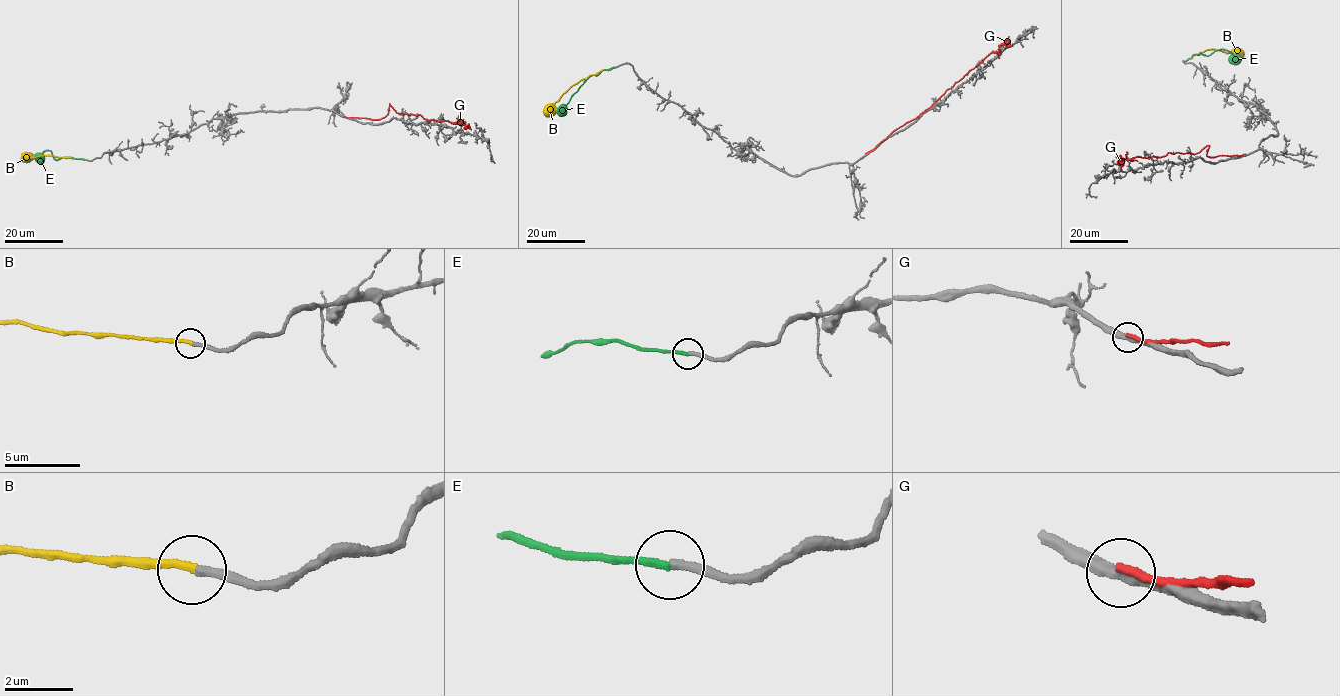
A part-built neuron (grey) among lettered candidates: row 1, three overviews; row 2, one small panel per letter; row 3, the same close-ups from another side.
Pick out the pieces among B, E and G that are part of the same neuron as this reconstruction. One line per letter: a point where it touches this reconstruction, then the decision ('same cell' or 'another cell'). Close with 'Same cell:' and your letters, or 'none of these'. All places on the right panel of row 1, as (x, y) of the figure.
B: contact (1188, 59); same cell
E: contact (1188, 59); another cell
G: contact (1244, 154); another cell
Same cell: B

